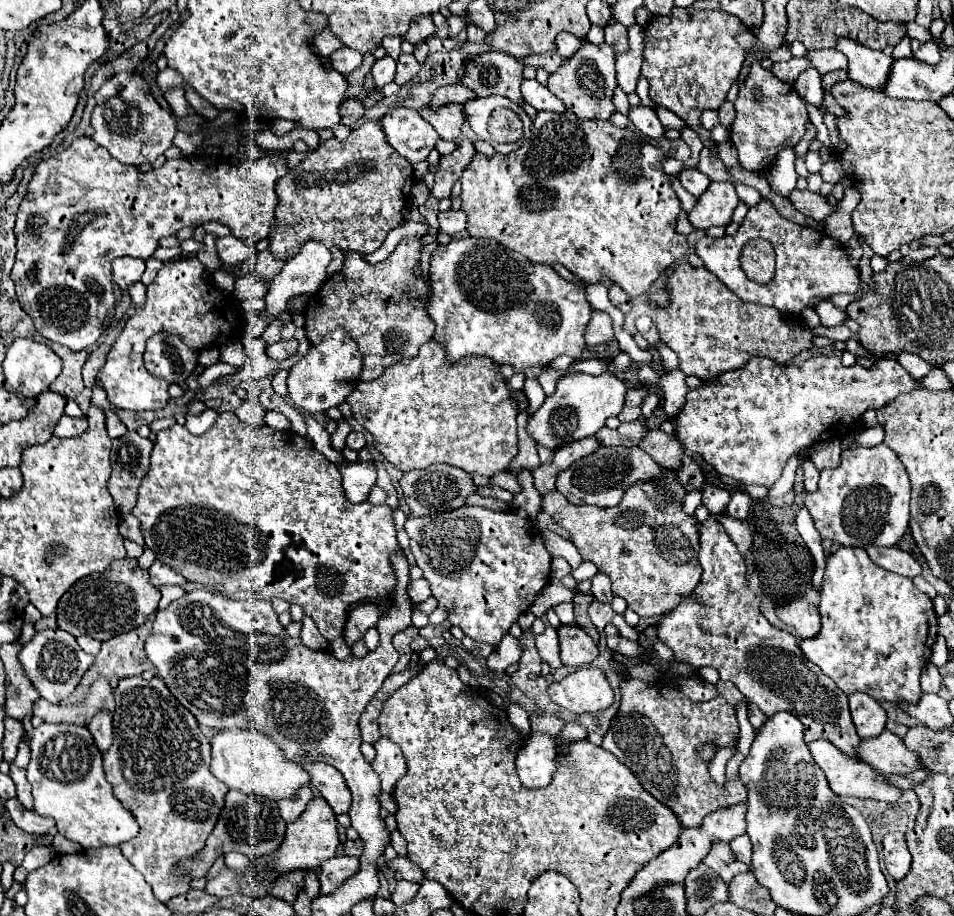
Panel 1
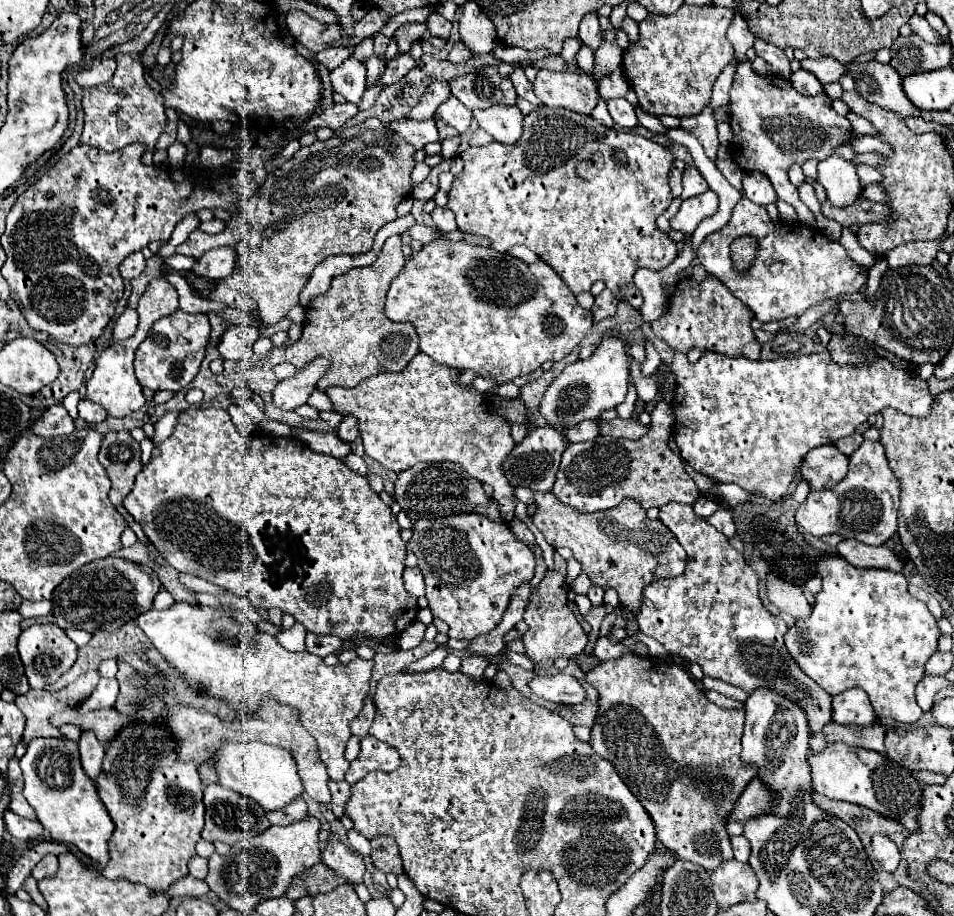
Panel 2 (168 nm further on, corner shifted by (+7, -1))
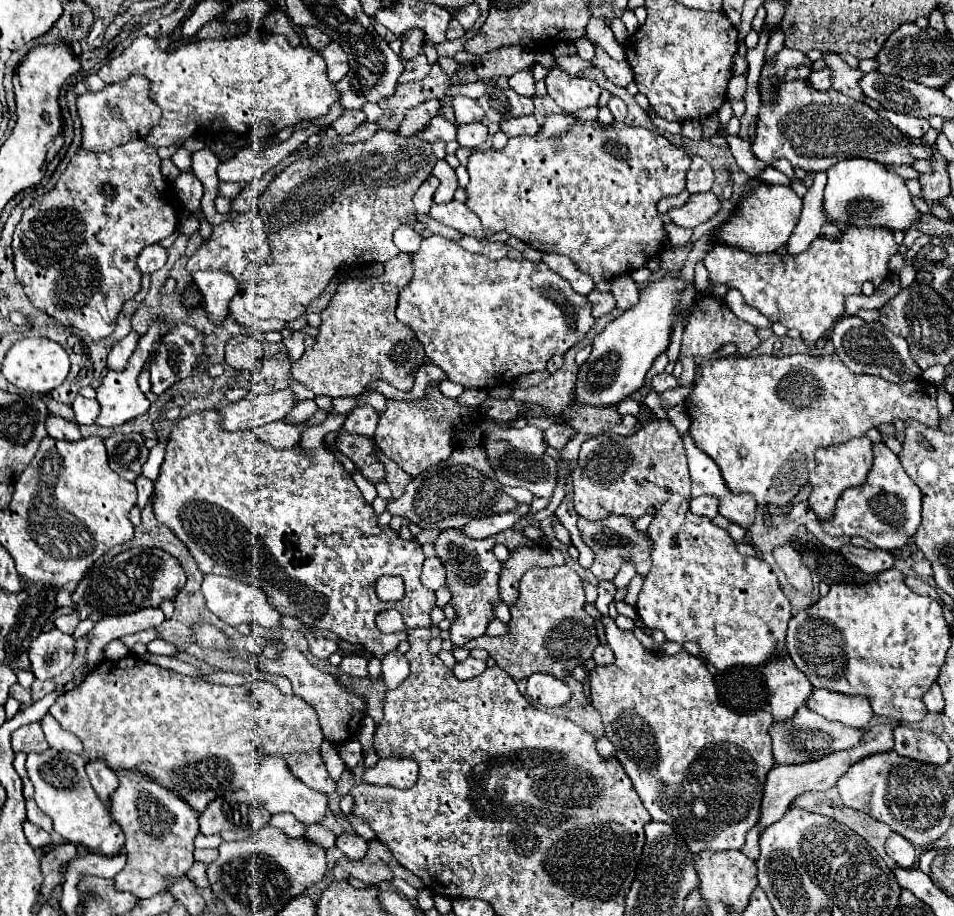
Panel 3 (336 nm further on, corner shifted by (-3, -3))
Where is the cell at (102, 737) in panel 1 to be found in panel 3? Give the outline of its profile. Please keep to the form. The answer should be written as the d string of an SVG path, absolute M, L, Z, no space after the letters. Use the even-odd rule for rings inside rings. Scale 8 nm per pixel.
M96 759L96 761L90 761L86 765L86 773L88 773L90 783L92 783L94 791L98 793L98 797L104 803L108 803L112 791L116 789L116 775L114 775L114 771L106 763L102 763L102 759Z

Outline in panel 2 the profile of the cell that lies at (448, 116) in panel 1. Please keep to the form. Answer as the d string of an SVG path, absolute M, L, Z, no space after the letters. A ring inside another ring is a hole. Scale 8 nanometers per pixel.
M450 97L442 107L438 107L436 115L444 119L448 125L452 125L458 133L466 133L472 121L470 109L466 109L456 97Z

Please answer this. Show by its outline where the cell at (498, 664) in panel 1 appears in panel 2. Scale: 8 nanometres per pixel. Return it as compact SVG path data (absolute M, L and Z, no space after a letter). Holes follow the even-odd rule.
M472 655L472 657L464 657L462 659L462 665L460 665L460 671L468 677L482 677L484 669L488 667L488 661L484 657L478 657L478 655Z

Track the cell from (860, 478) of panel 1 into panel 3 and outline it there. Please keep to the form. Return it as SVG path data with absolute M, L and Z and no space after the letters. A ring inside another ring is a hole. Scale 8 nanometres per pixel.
M872 443L874 463L866 481L862 485L850 487L836 501L836 511L832 517L820 521L822 529L832 537L864 537L874 543L878 549L884 547L902 547L916 533L920 525L920 503L922 493L918 485L902 471L898 457L886 447L886 443Z

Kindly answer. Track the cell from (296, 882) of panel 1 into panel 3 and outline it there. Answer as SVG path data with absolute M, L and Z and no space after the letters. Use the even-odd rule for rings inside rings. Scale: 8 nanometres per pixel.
M378 841L368 843L368 855L362 861L346 861L342 857L336 861L336 865L332 869L334 881L360 879L368 885L376 885L380 881L390 881L394 877L404 879L406 883L410 883L416 889L424 889L424 883L420 883L420 879L414 873L410 873L402 865L398 871L398 861L394 859L392 851L388 851L388 847L380 845Z

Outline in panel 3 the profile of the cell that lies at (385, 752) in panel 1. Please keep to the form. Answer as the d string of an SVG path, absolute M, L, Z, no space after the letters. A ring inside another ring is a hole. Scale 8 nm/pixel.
M380 757L374 767L364 769L362 781L374 785L392 785L392 787L412 787L418 777L418 763L404 757Z

